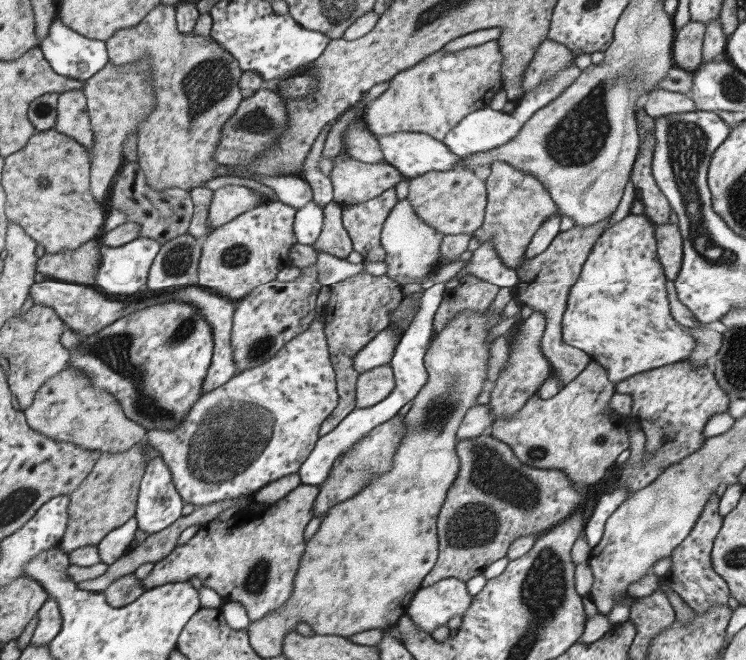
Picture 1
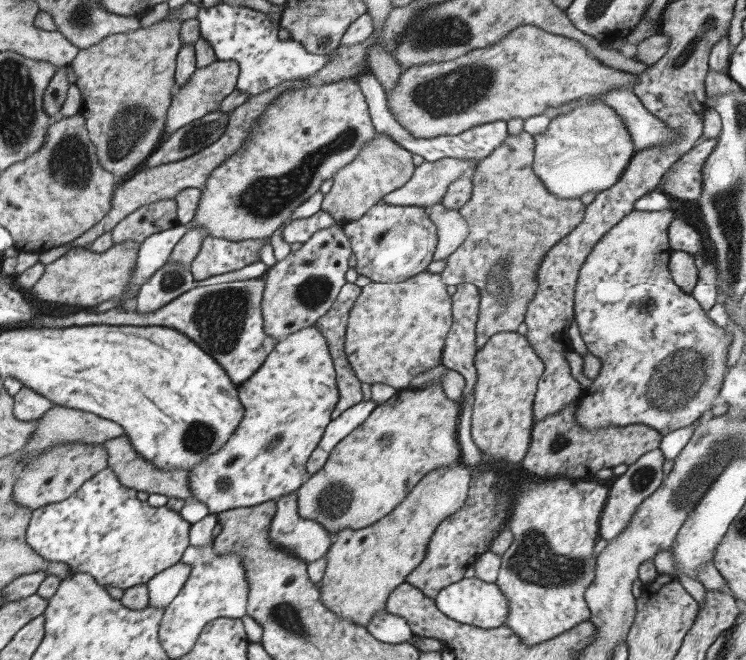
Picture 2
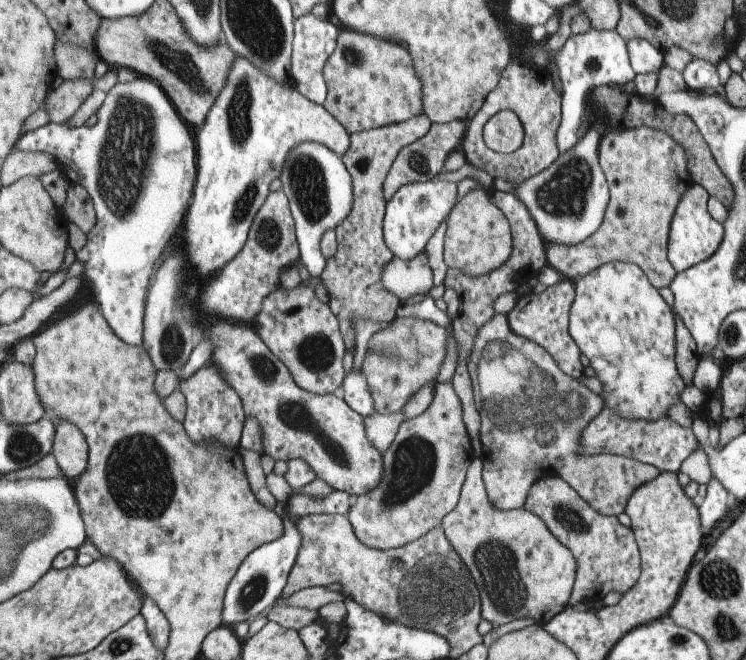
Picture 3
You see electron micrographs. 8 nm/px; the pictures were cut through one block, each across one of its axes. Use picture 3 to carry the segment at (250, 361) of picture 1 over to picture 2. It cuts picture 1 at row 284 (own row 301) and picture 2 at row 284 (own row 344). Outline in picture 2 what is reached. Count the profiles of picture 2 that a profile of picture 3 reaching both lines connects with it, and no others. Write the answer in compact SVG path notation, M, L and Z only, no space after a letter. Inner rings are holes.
M335 224L335 228L315 232L299 250L287 254L273 268L267 268L263 274L265 278L261 294L265 336L281 340L297 330L309 328L335 304L339 290L345 286L345 274L349 270L351 256L351 246L341 226L343 224Z

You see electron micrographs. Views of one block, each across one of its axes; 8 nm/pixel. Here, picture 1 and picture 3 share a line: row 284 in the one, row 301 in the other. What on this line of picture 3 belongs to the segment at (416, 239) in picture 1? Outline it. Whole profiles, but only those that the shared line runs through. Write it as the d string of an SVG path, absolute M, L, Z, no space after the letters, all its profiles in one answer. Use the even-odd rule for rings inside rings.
M425 248L409 260L391 256L381 266L381 284L401 306L405 306L409 298L423 298L433 288L433 272L429 268L429 254Z

